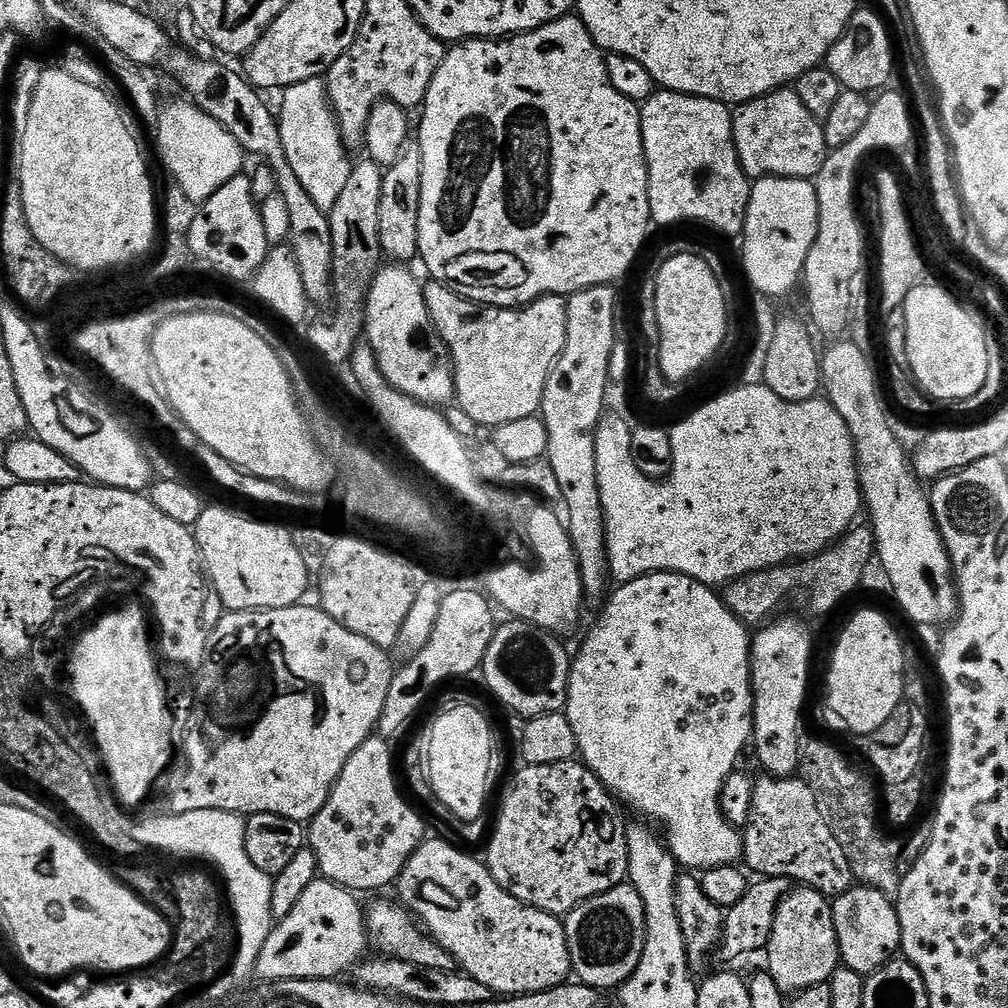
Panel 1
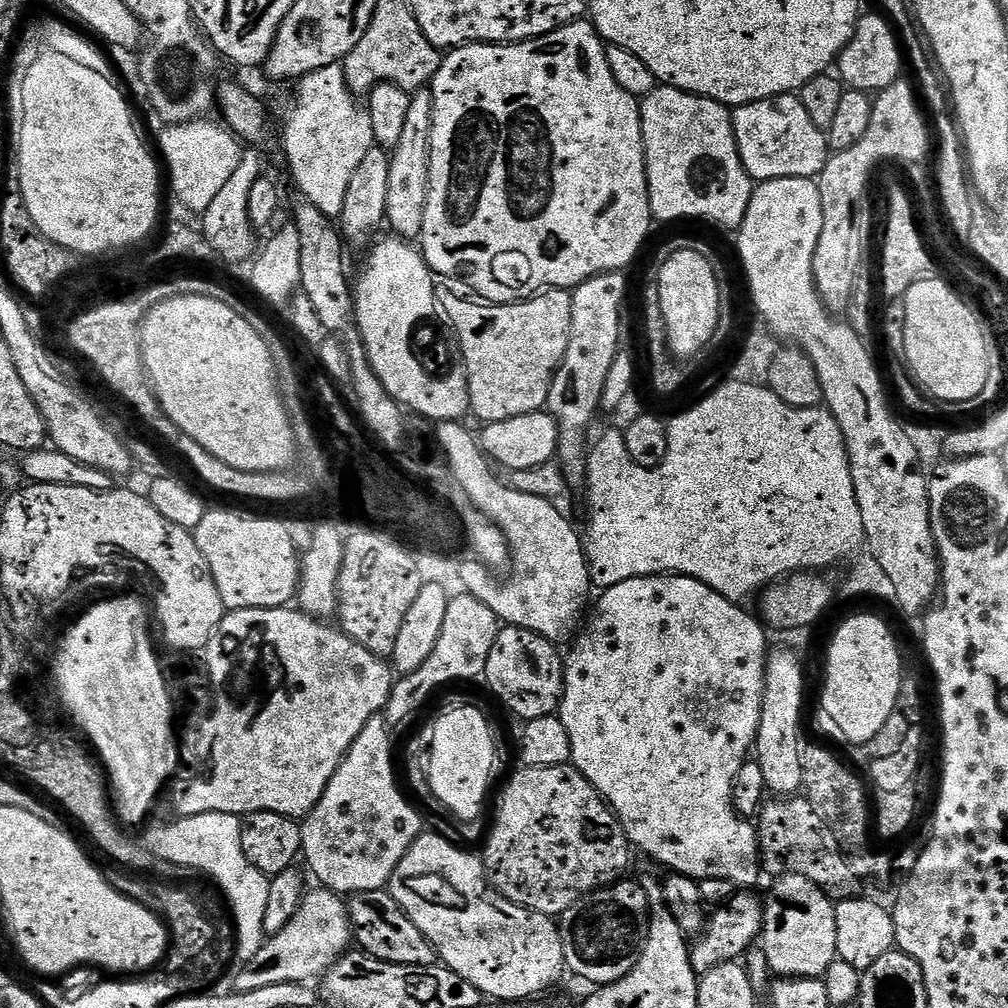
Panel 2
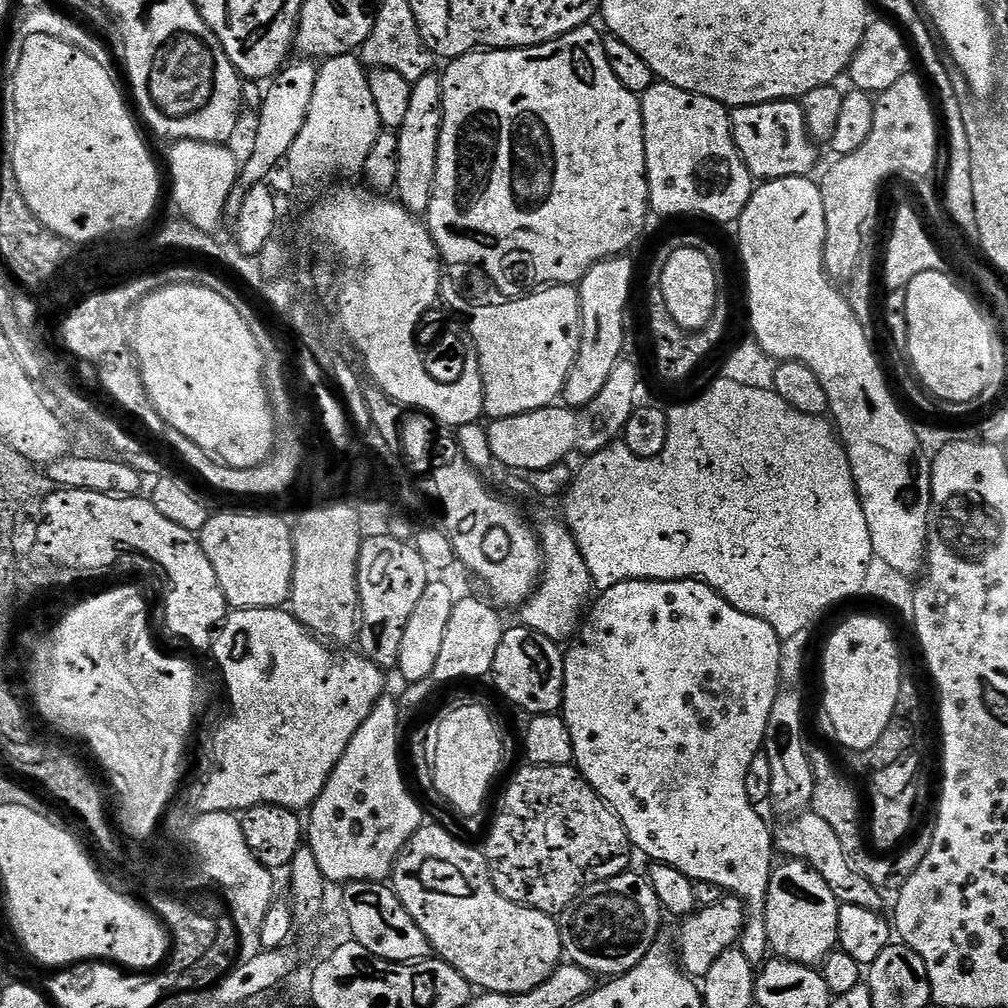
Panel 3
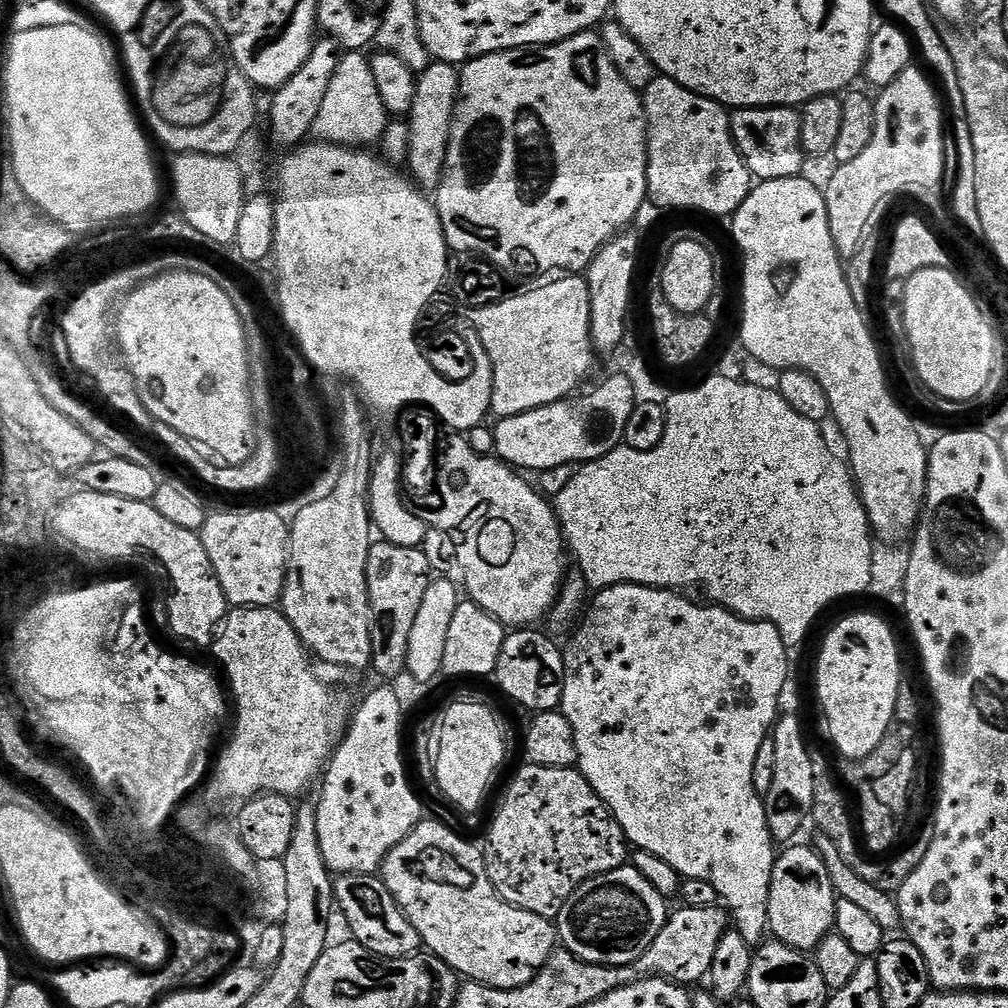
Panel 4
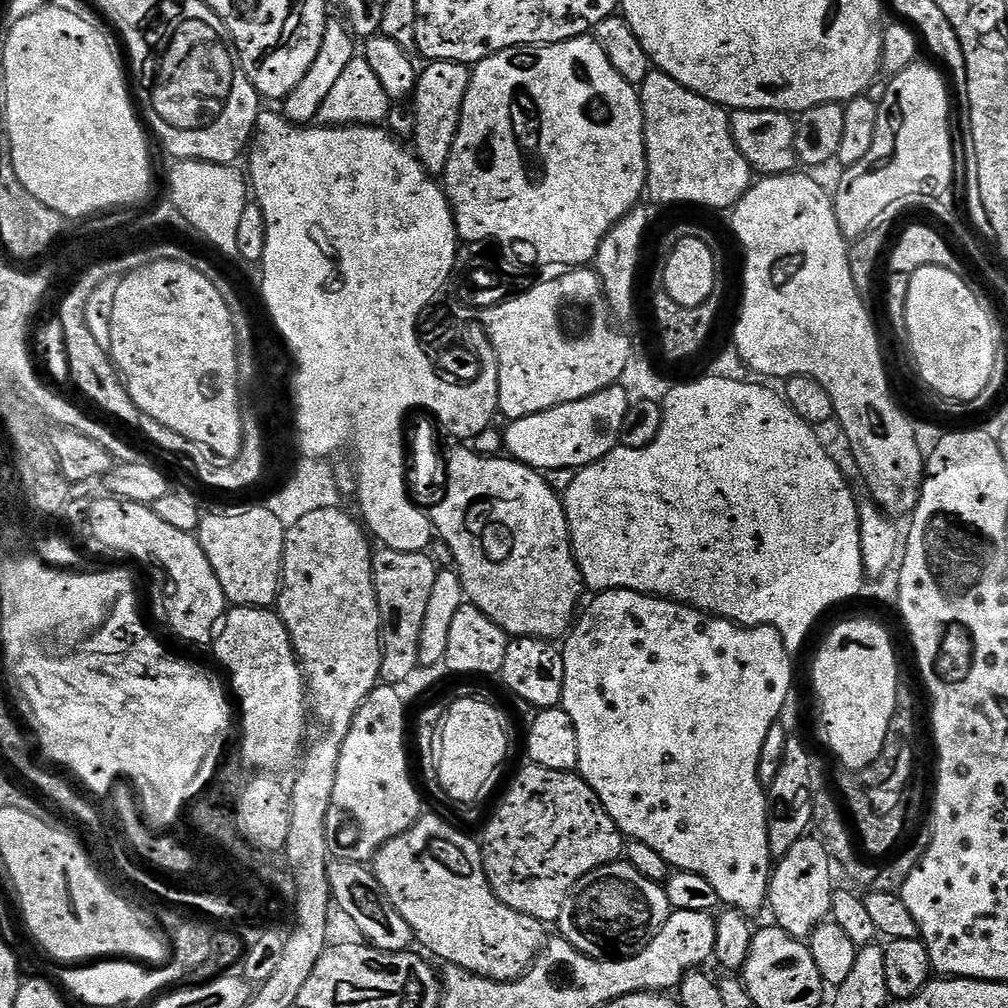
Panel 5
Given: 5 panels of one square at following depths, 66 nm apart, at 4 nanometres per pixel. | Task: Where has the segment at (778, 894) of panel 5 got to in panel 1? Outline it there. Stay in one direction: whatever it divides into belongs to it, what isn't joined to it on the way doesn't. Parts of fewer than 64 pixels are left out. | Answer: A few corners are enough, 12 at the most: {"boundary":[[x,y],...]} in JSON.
{"boundary":[[807,886],[775,911],[764,958],[785,995],[841,963],[831,901]]}

